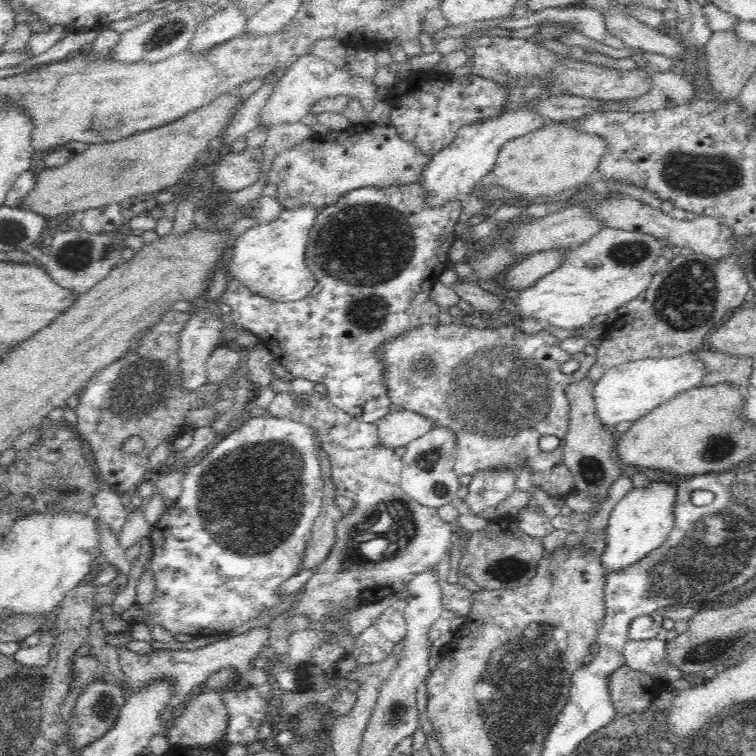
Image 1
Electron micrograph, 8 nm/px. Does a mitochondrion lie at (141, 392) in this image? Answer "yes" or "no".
yes

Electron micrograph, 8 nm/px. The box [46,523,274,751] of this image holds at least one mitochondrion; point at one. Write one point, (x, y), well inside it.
(102, 708)

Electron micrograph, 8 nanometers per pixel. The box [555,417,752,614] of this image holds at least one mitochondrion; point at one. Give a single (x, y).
(718, 448)

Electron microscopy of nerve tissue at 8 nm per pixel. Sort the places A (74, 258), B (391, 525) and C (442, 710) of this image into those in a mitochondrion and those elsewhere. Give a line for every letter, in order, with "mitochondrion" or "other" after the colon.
A: mitochondrion
B: mitochondrion
C: other

